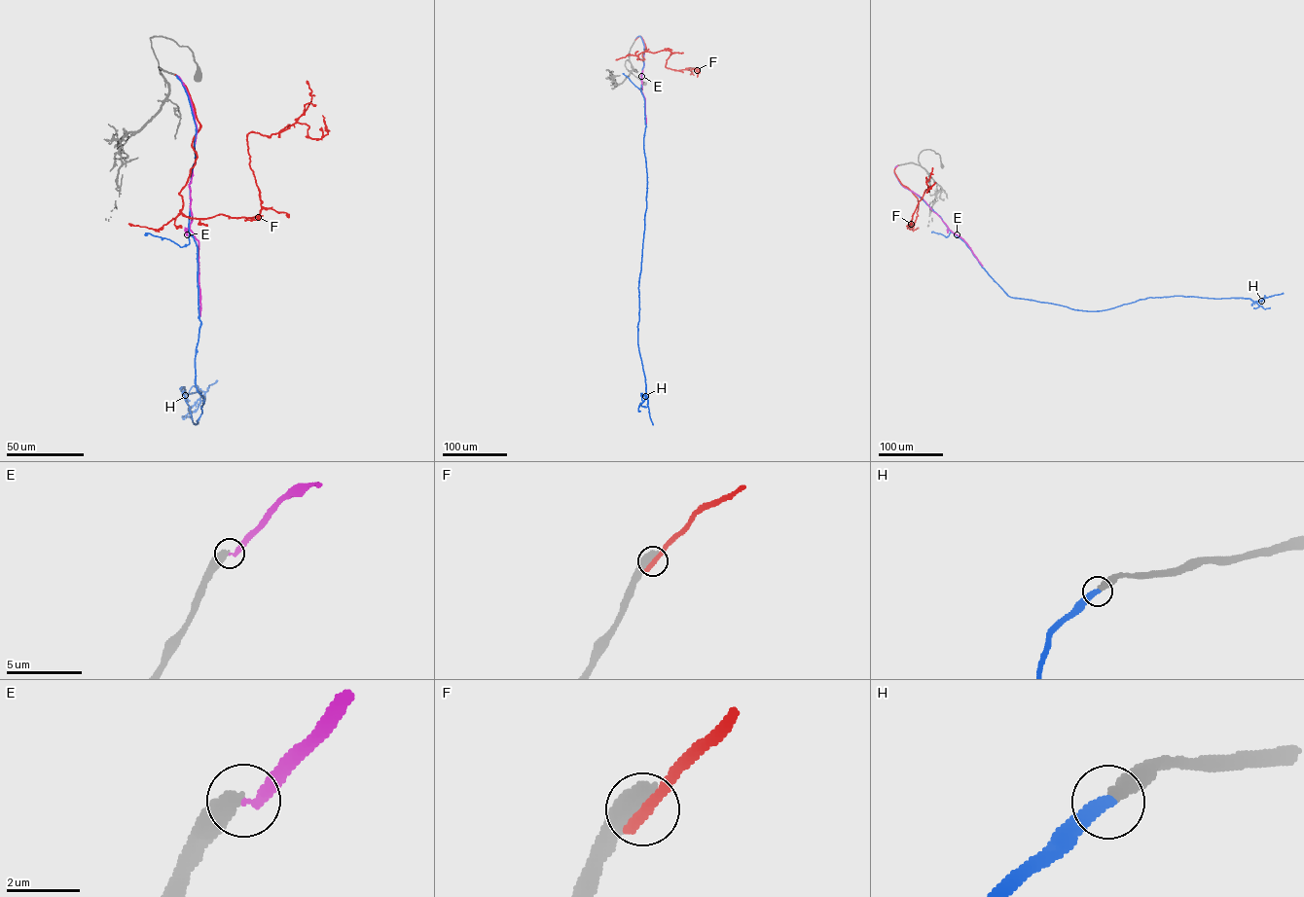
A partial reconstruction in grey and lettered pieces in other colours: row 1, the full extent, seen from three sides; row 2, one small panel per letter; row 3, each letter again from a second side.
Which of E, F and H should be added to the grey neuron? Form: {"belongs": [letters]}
{"belongs": ["H"]}

